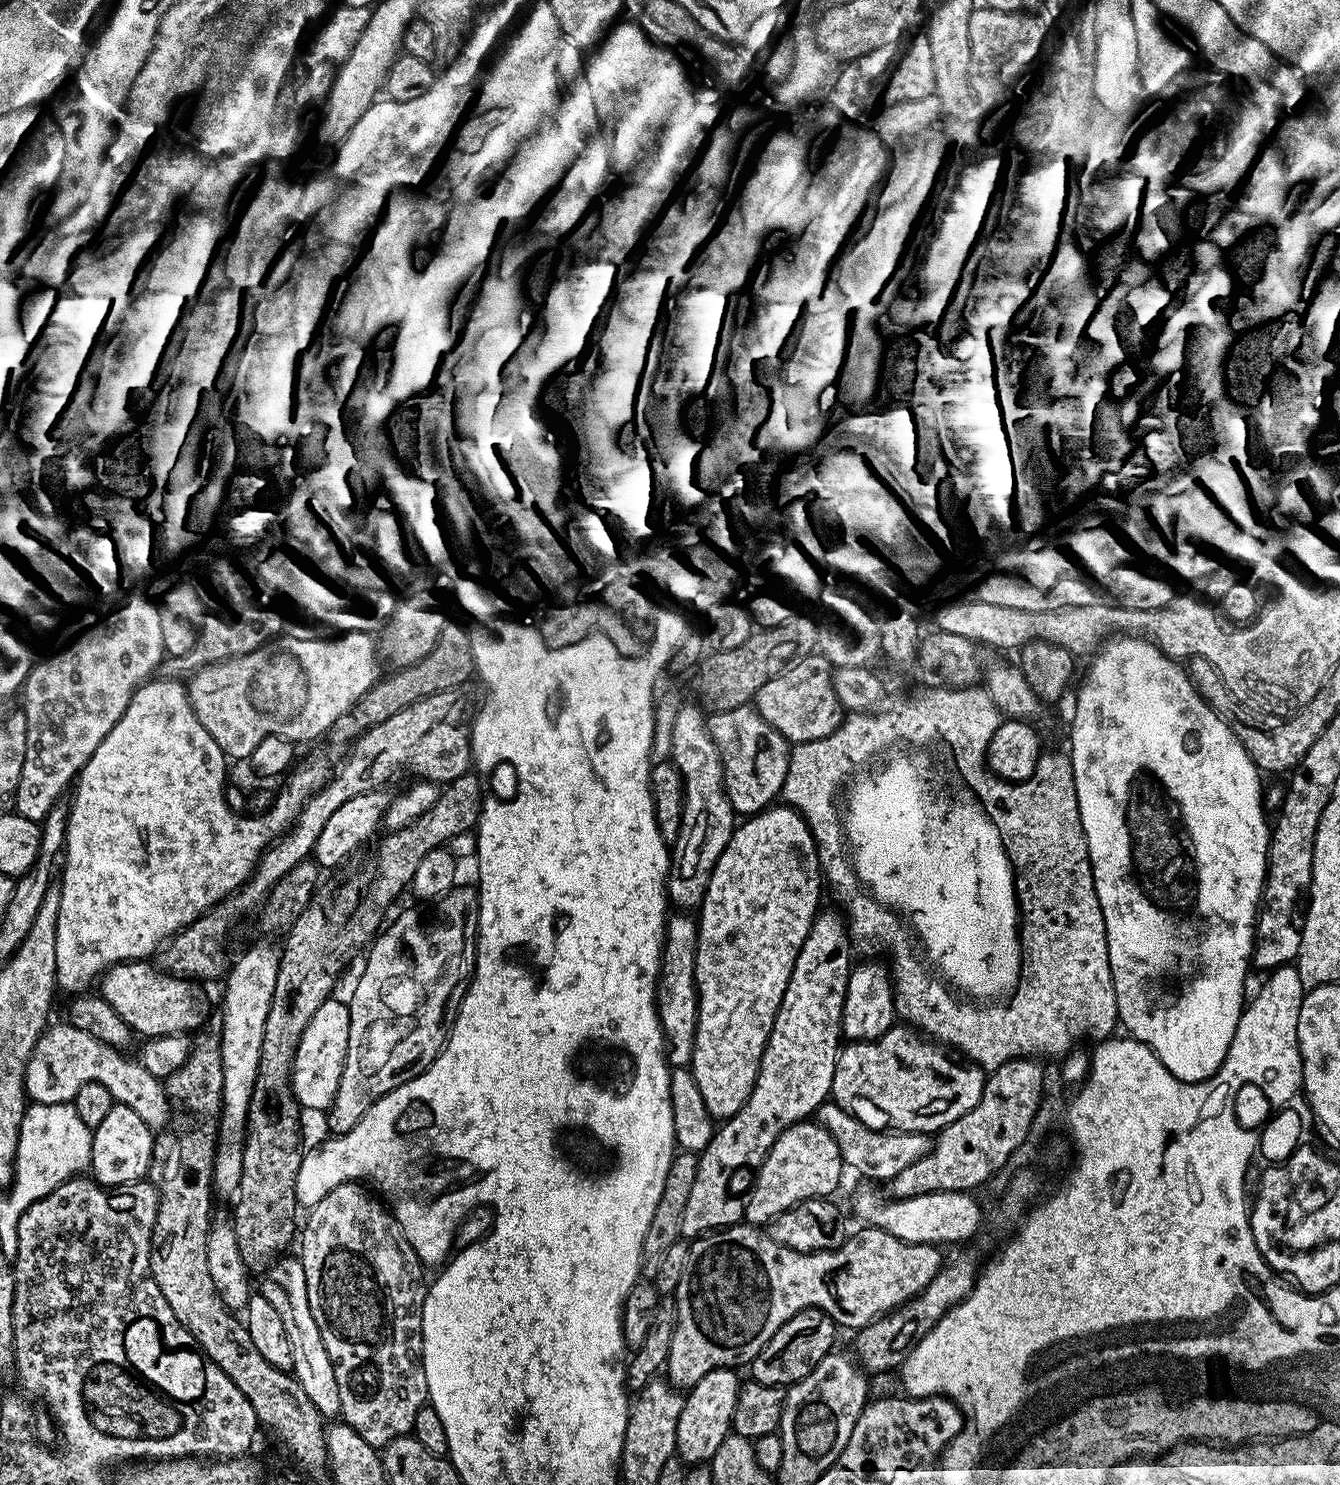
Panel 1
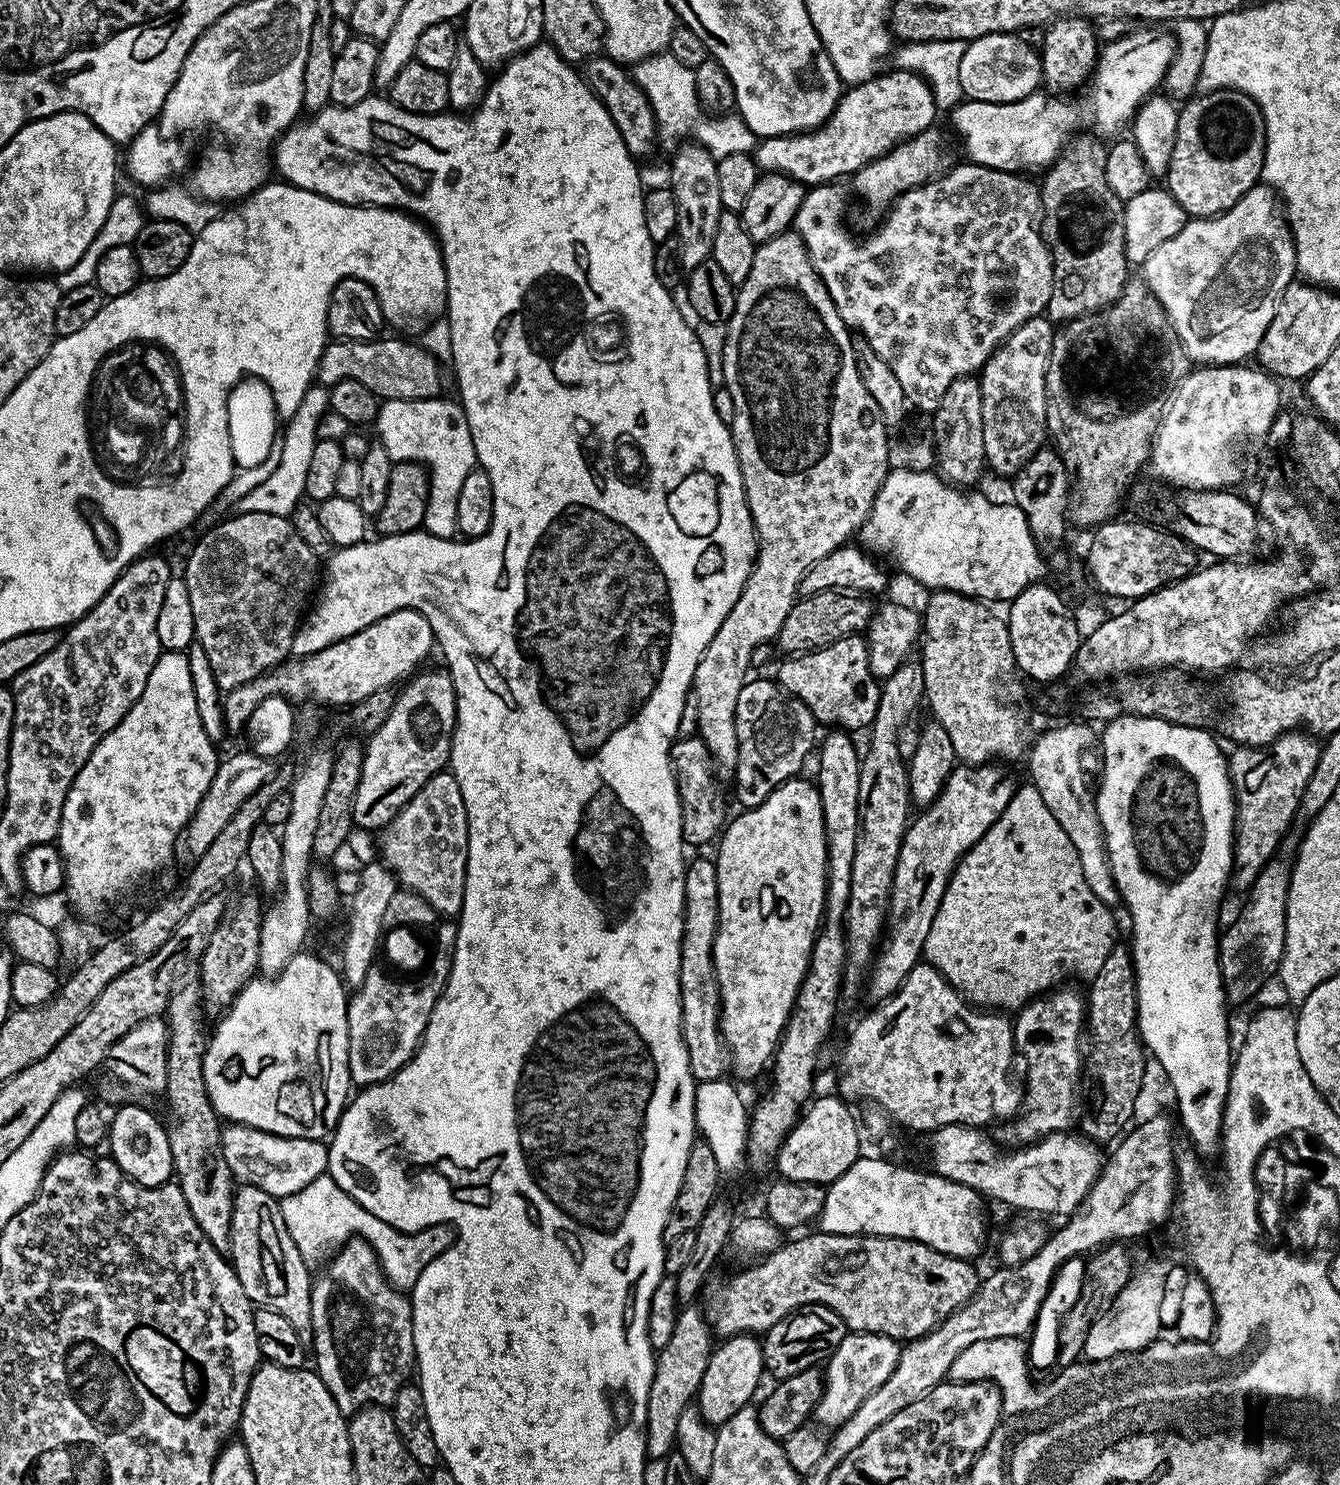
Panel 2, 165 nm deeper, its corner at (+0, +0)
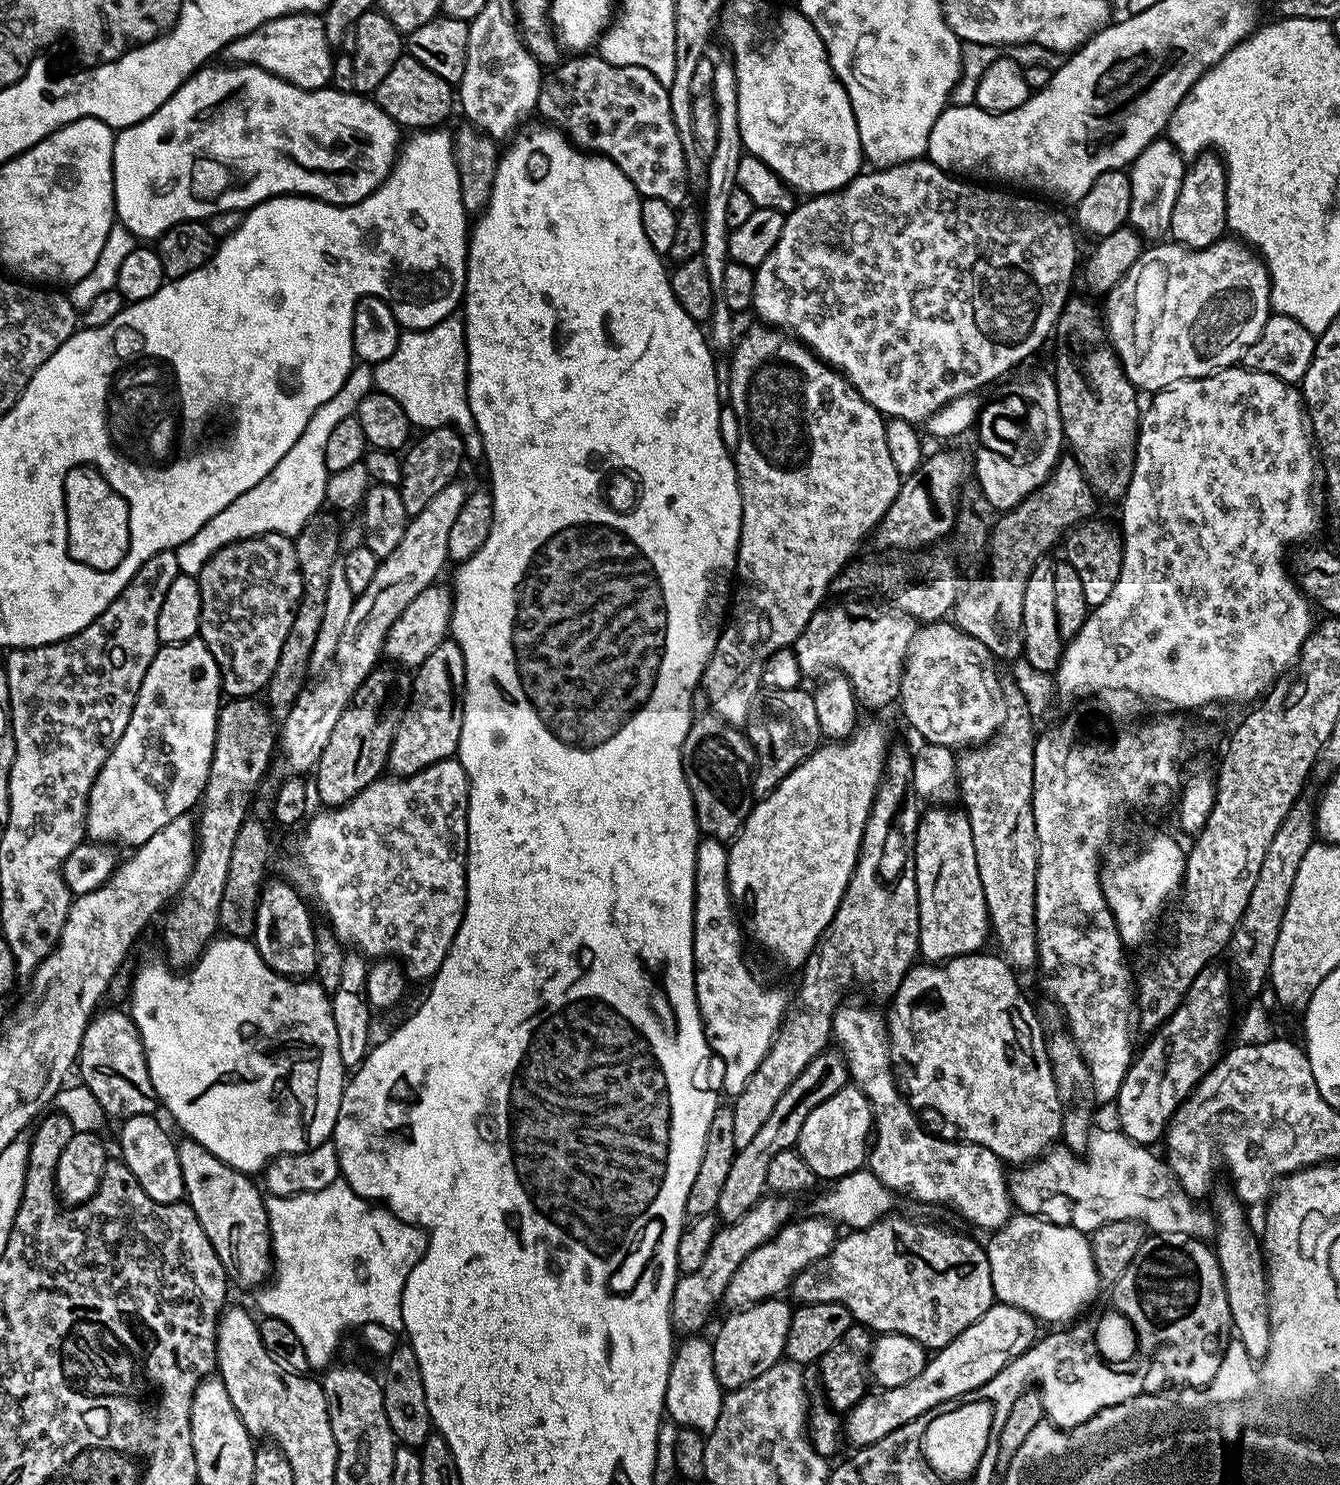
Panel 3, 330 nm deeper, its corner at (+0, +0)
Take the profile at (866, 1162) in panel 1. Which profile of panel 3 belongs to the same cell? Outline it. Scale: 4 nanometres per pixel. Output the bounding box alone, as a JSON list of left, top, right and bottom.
[1008,1131,1216,1241]

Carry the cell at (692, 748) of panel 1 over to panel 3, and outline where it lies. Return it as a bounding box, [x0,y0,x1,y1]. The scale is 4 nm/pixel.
[702,326,902,726]

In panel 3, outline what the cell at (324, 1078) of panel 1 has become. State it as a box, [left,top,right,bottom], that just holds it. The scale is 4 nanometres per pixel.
[130,934,346,1174]

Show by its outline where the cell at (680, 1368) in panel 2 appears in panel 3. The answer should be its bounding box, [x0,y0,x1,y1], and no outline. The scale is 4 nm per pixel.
[723,1214,838,1310]

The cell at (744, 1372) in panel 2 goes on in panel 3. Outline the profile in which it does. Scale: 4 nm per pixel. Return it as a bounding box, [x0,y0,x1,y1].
[712,1298,793,1390]

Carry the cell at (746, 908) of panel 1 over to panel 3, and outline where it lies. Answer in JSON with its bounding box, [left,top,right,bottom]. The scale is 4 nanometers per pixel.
[728,723,889,969]

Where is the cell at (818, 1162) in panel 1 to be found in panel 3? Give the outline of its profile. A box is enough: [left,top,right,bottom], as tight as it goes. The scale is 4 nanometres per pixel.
[796,1086,873,1182]

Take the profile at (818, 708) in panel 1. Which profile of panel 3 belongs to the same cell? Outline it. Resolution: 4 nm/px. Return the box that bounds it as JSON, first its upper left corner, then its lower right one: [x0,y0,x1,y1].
[794,598,917,709]

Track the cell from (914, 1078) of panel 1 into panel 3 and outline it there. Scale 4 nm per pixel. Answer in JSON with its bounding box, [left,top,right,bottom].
[886,951,1062,1166]

